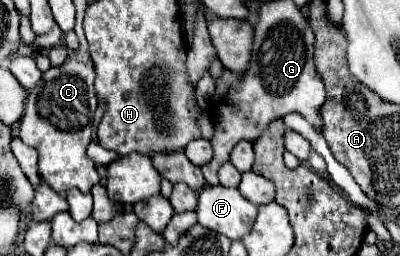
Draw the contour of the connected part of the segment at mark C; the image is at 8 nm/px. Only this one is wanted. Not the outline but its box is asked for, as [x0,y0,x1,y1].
[20,36,100,194]

